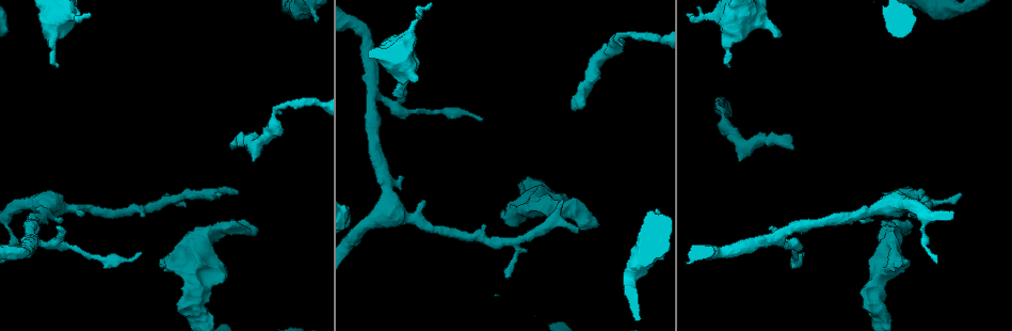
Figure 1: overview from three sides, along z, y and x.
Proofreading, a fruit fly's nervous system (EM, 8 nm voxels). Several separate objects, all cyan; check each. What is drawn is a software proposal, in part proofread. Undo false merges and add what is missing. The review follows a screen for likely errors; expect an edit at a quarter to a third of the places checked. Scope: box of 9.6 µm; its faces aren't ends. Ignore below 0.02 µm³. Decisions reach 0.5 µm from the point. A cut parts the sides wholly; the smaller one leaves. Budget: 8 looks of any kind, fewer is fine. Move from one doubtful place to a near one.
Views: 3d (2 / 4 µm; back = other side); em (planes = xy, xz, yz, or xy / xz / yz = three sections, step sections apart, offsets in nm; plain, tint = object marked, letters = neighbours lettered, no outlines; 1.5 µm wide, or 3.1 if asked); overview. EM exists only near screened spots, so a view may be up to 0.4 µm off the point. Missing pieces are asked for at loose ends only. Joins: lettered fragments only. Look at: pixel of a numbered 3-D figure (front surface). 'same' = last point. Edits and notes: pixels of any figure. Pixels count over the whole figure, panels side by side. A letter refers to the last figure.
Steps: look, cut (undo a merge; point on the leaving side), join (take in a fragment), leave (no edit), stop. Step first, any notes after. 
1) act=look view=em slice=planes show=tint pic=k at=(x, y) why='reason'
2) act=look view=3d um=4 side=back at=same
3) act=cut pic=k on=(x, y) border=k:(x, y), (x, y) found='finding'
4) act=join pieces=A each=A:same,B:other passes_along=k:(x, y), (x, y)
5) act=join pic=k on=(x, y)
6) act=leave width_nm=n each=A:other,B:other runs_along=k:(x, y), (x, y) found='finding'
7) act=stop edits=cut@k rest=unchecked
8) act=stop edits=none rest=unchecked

act=look view=3d um=4 pic=1 at=(563, 195) why='an open end'

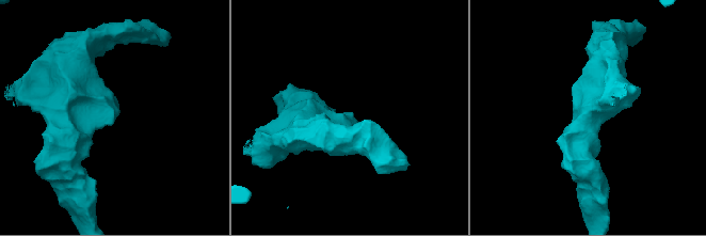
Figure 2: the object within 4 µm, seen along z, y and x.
act=look view=em slice=xz step=8 show=letters pic=2 at=(350, 113) why='now the EM'

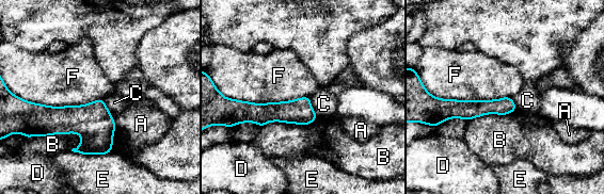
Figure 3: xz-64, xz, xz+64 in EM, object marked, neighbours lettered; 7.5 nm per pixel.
act=look view=em slice=xy step=4 show=letters at=same

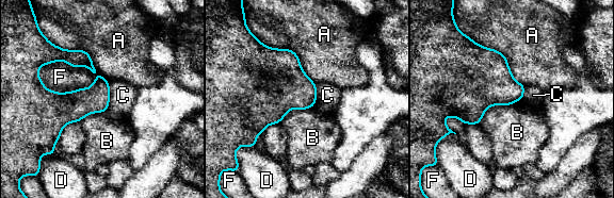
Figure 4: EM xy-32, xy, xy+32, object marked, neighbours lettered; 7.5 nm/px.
act=leave each=A:other,B:other,C:other,D:other,F:other found='no lettered fragment goes on from it'

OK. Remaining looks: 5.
act=look view=em slice=planes show=letters pic=1 at=(598, 224) why='an open end'

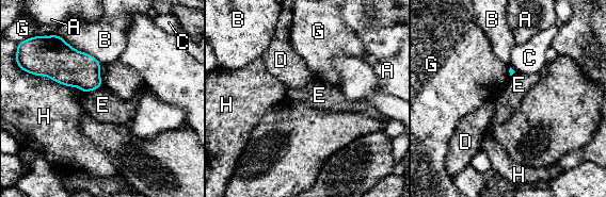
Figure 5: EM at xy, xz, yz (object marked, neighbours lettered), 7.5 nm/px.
act=leave each=A:other,B:other,C:other,D:other,E:other,G:other,H:other border=5:(100, 85), (83, 93) found='none of them fits'

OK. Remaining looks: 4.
act=look view=em slice=xz step=8 show=tint pic=1 at=(276, 112) why='sharp bend'

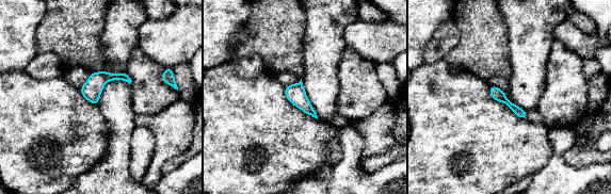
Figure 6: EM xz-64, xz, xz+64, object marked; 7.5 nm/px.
act=look view=em slice=planes show=letters at=same why='another direction'

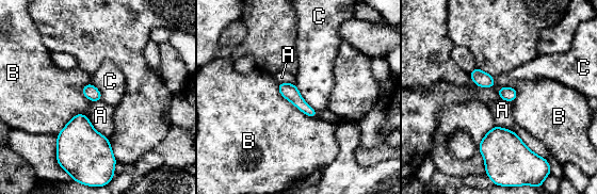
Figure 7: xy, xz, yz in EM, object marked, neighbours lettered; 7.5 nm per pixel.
act=leave each=A:other,B:other,C:other found='continuous, no second neuron'

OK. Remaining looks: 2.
act=stop edits=none rest=unchecked

